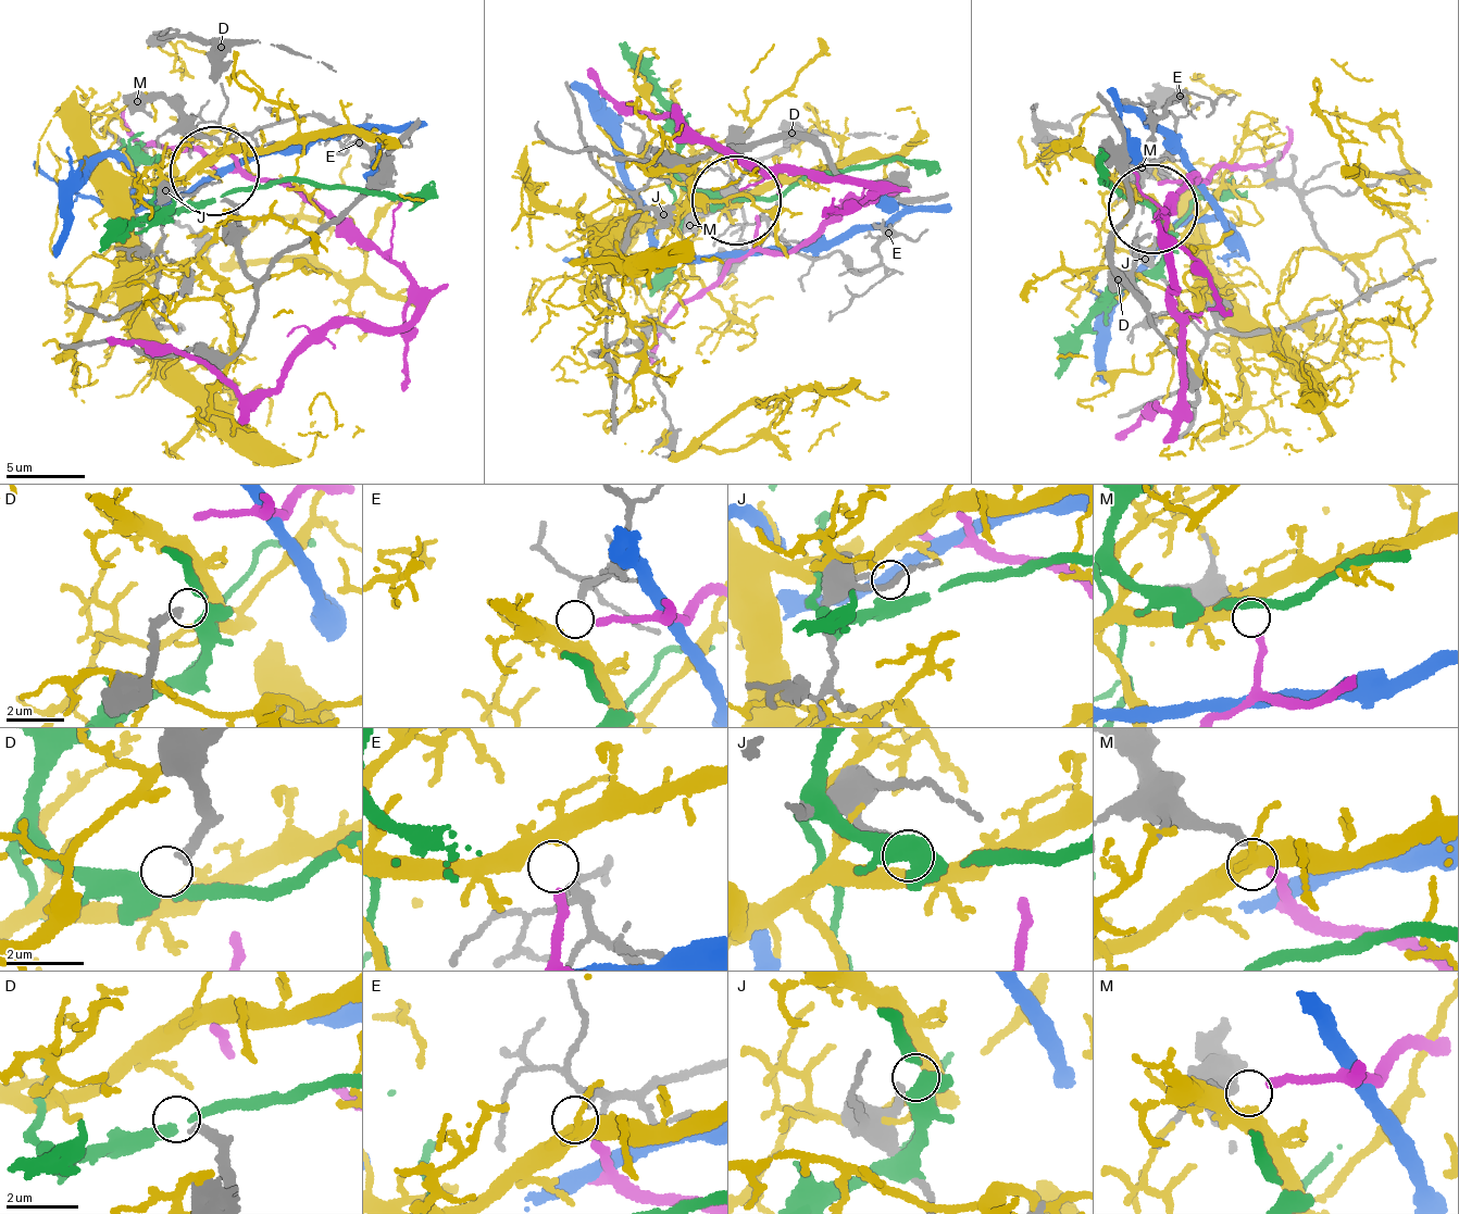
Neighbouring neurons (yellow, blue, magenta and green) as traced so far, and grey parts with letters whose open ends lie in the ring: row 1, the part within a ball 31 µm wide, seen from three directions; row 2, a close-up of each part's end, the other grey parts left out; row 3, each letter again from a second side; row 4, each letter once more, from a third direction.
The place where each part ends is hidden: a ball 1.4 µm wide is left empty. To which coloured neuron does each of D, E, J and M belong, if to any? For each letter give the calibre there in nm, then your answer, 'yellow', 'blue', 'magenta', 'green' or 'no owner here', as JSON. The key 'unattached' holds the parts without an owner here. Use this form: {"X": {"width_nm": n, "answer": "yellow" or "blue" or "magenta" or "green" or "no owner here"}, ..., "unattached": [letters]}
{"D": {"width_nm": 240, "answer": "no owner here"}, "E": {"width_nm": 190, "answer": "yellow"}, "J": {"width_nm": 200, "answer": "no owner here"}, "M": {"width_nm": 200, "answer": "magenta"}, "unattached": ["D", "J"]}

